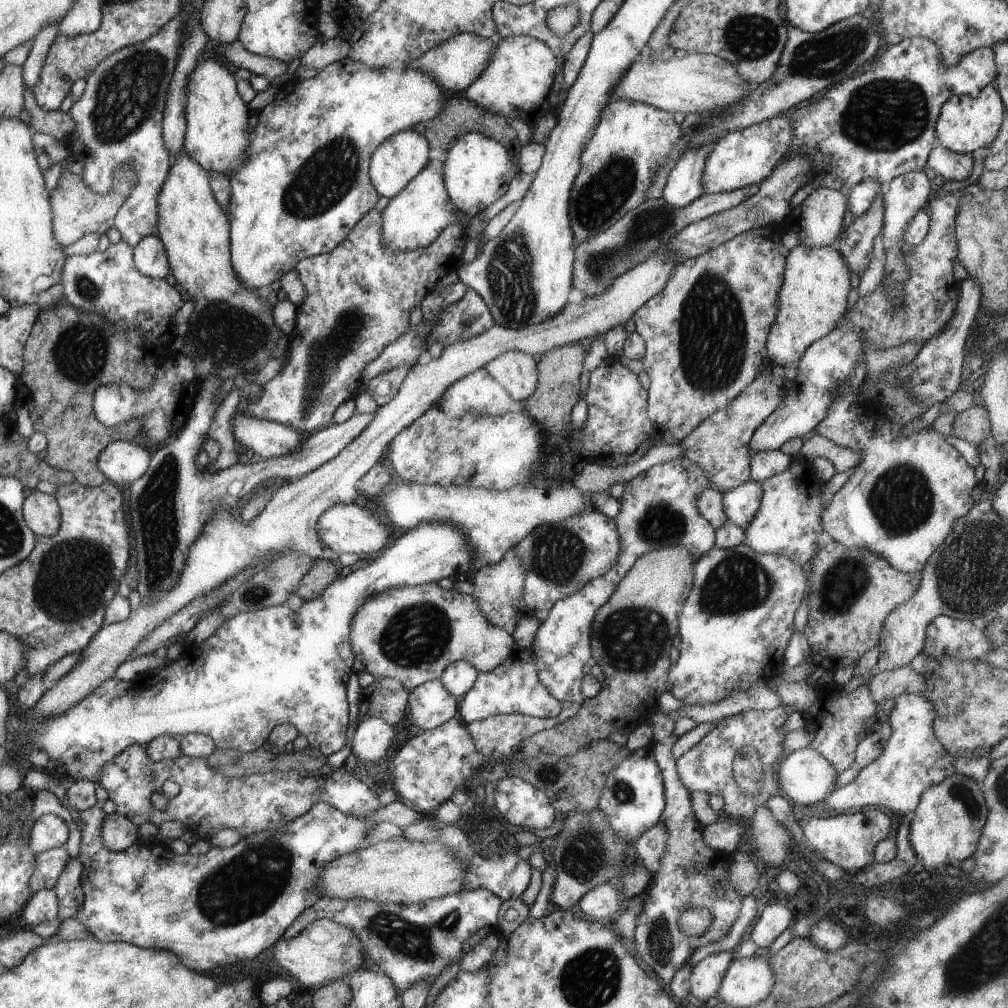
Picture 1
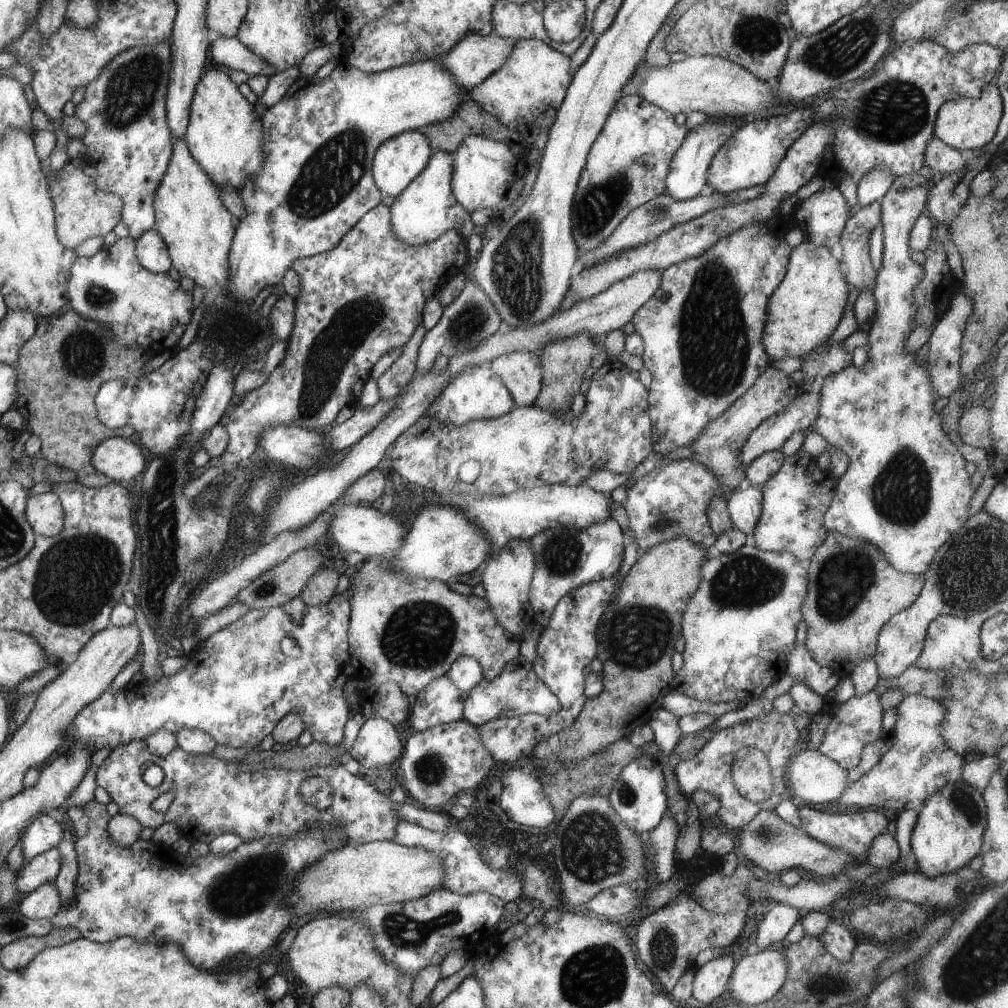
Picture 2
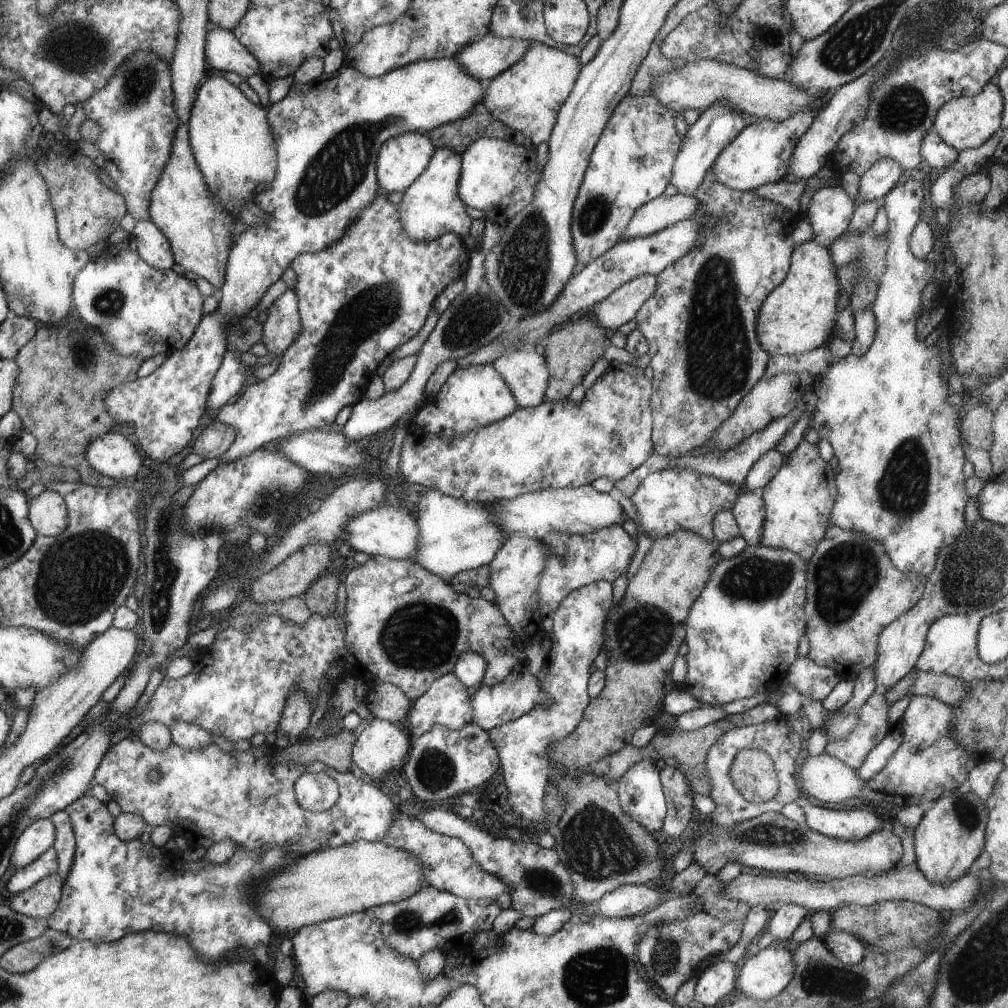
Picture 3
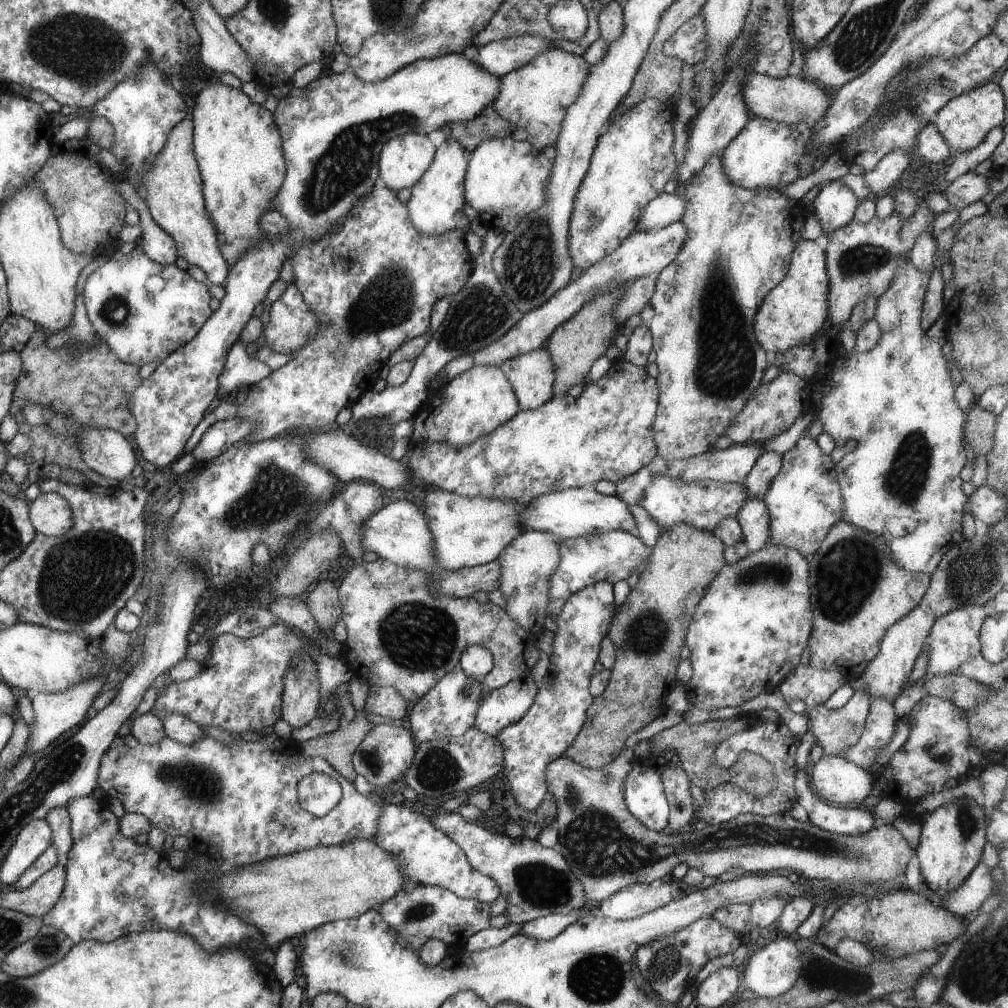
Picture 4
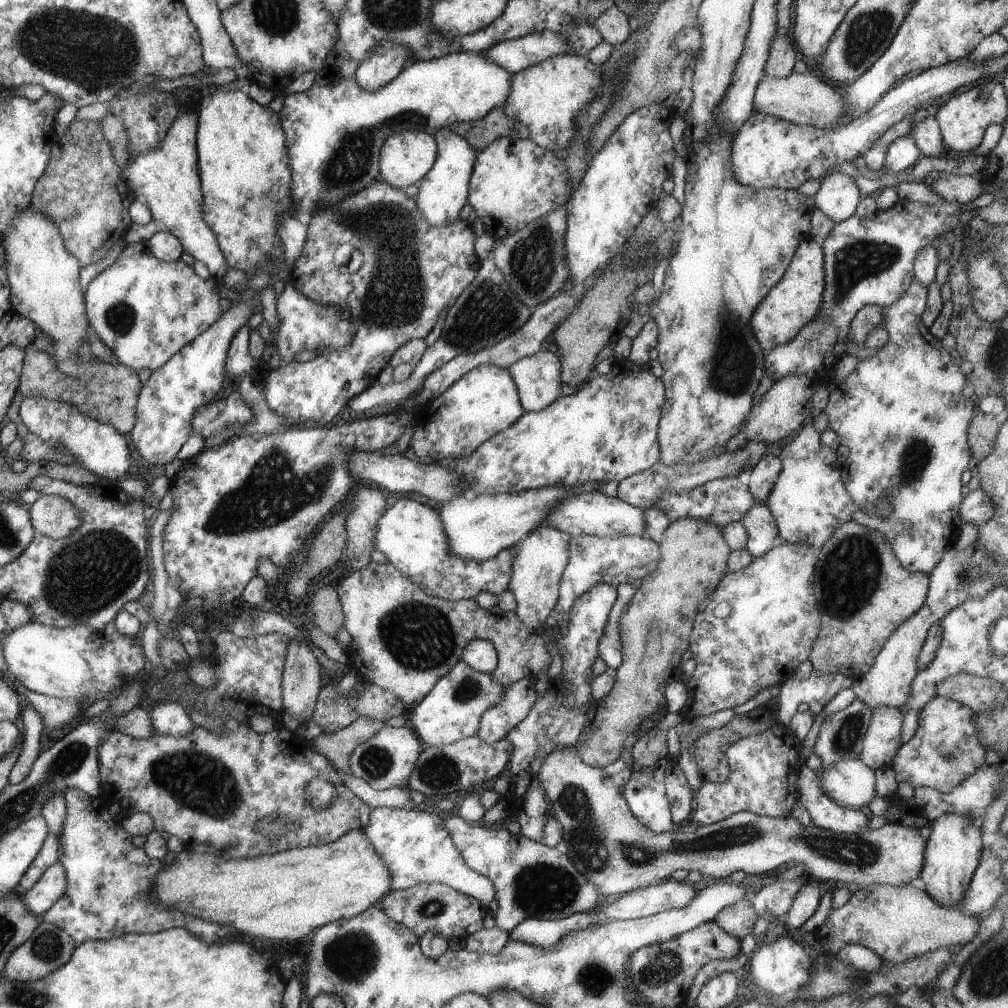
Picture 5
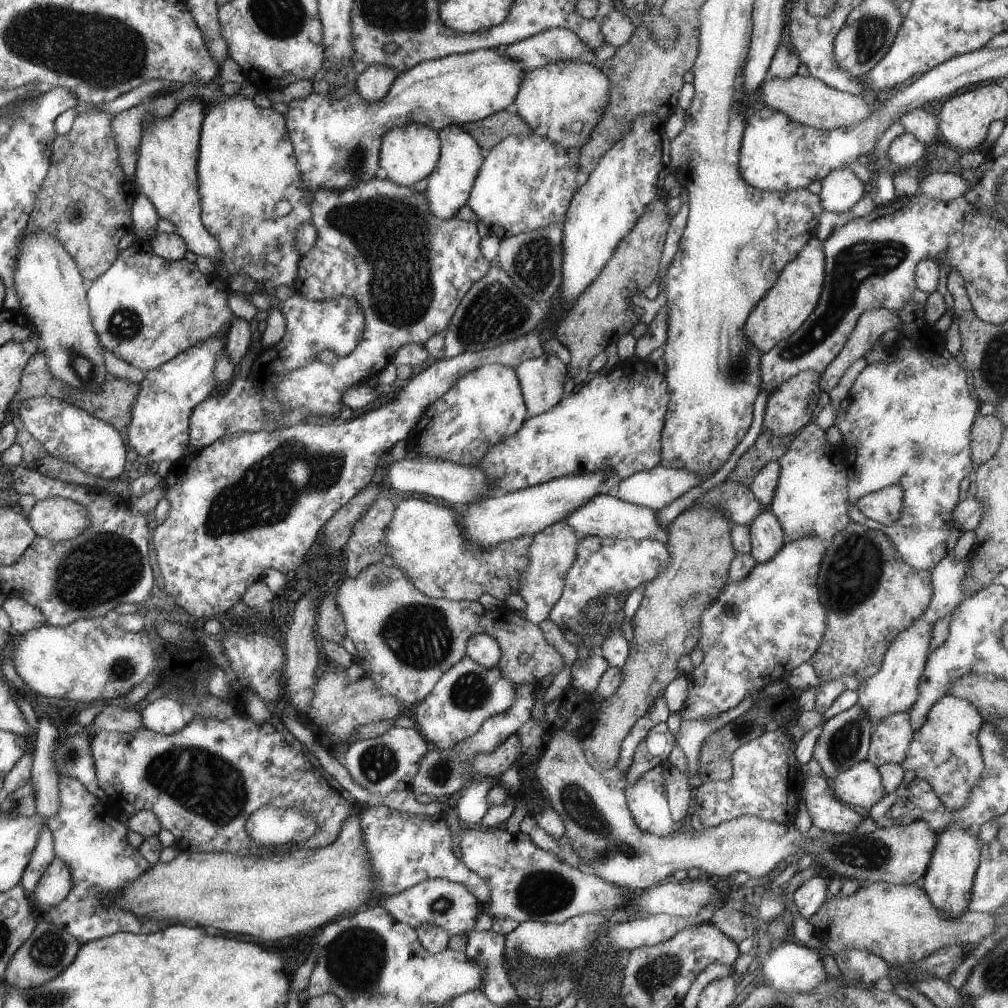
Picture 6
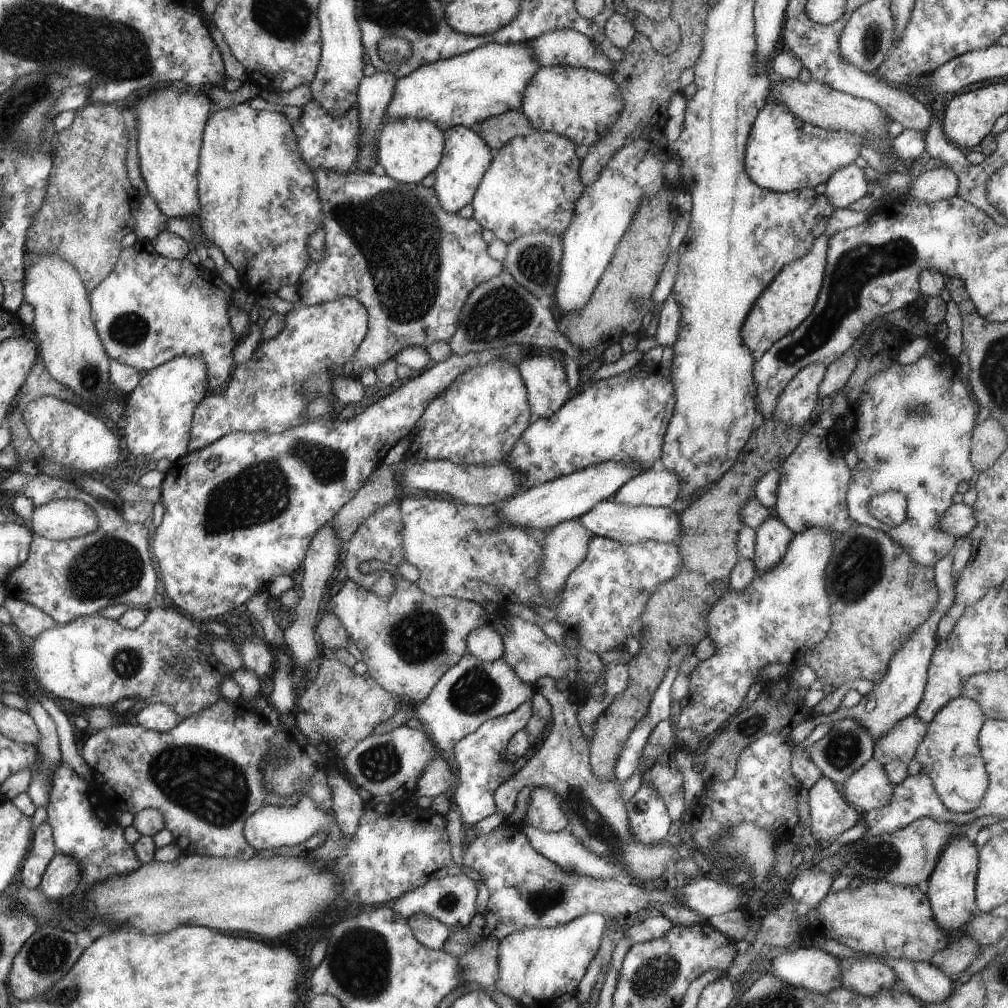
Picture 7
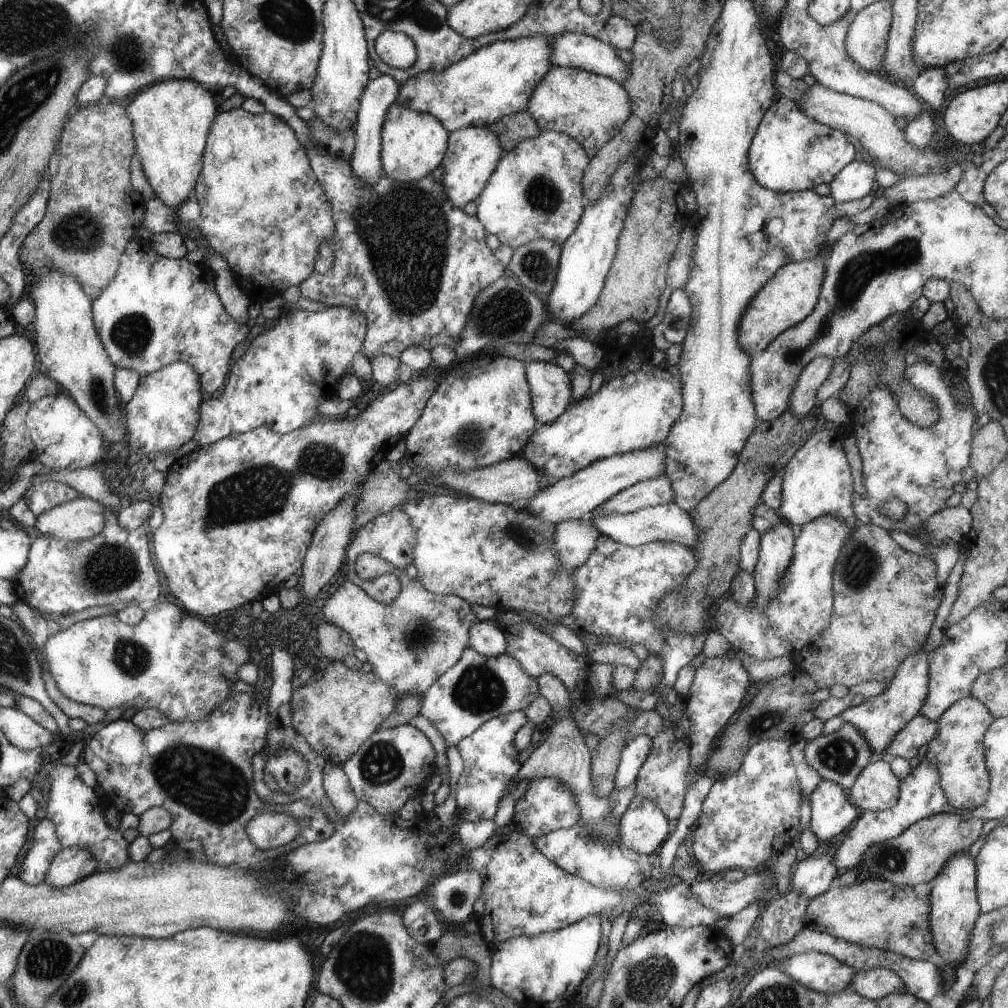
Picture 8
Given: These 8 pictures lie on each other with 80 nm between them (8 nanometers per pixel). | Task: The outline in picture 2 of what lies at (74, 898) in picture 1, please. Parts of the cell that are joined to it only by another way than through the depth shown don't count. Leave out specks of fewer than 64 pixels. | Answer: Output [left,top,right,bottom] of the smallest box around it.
[48,809,79,906]

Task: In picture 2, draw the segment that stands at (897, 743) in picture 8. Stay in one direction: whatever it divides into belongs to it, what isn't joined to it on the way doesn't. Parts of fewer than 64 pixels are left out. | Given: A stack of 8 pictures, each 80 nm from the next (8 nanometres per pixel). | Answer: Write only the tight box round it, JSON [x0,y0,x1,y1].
[818,691,883,770]

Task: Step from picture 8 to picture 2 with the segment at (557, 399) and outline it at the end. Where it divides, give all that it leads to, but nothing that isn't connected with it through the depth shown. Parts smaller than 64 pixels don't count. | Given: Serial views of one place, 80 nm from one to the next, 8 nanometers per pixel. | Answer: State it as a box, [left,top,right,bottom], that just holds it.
[491,351,543,406]

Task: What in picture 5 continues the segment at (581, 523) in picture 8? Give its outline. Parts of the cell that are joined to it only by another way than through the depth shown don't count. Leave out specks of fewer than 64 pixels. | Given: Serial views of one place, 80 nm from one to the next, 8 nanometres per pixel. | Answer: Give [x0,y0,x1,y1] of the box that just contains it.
[508,525,571,632]

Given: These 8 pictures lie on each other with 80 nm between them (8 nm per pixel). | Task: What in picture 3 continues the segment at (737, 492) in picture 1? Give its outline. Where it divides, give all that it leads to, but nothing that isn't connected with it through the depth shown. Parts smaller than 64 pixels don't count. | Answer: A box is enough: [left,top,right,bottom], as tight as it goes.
[730,487,766,546]

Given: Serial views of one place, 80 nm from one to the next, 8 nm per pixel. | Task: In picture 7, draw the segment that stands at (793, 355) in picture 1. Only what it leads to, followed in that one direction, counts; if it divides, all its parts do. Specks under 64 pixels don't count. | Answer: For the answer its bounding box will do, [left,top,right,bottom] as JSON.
[741,234,831,359]

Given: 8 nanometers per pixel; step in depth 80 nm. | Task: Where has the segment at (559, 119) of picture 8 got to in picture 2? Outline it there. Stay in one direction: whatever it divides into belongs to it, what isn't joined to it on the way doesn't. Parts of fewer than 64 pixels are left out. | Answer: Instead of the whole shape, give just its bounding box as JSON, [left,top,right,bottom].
[469,39,573,140]

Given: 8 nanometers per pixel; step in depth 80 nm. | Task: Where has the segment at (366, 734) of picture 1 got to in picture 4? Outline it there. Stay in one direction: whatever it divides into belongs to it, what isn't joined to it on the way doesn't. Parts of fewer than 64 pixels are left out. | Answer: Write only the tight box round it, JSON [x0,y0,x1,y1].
[352,724,418,789]

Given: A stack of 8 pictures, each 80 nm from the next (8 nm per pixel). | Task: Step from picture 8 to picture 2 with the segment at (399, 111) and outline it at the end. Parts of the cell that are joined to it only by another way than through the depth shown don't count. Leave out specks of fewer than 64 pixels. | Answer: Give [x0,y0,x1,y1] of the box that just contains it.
[372,130,433,197]

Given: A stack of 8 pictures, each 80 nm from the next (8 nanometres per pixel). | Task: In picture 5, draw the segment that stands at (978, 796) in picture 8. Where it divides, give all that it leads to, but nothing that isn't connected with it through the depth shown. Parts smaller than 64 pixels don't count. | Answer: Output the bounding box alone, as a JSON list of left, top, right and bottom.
[891,696,986,792]

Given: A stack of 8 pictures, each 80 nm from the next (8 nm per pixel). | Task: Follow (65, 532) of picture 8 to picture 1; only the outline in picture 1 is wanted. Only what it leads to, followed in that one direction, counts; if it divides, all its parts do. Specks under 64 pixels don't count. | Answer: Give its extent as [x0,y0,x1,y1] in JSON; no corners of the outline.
[23,490,62,537]

